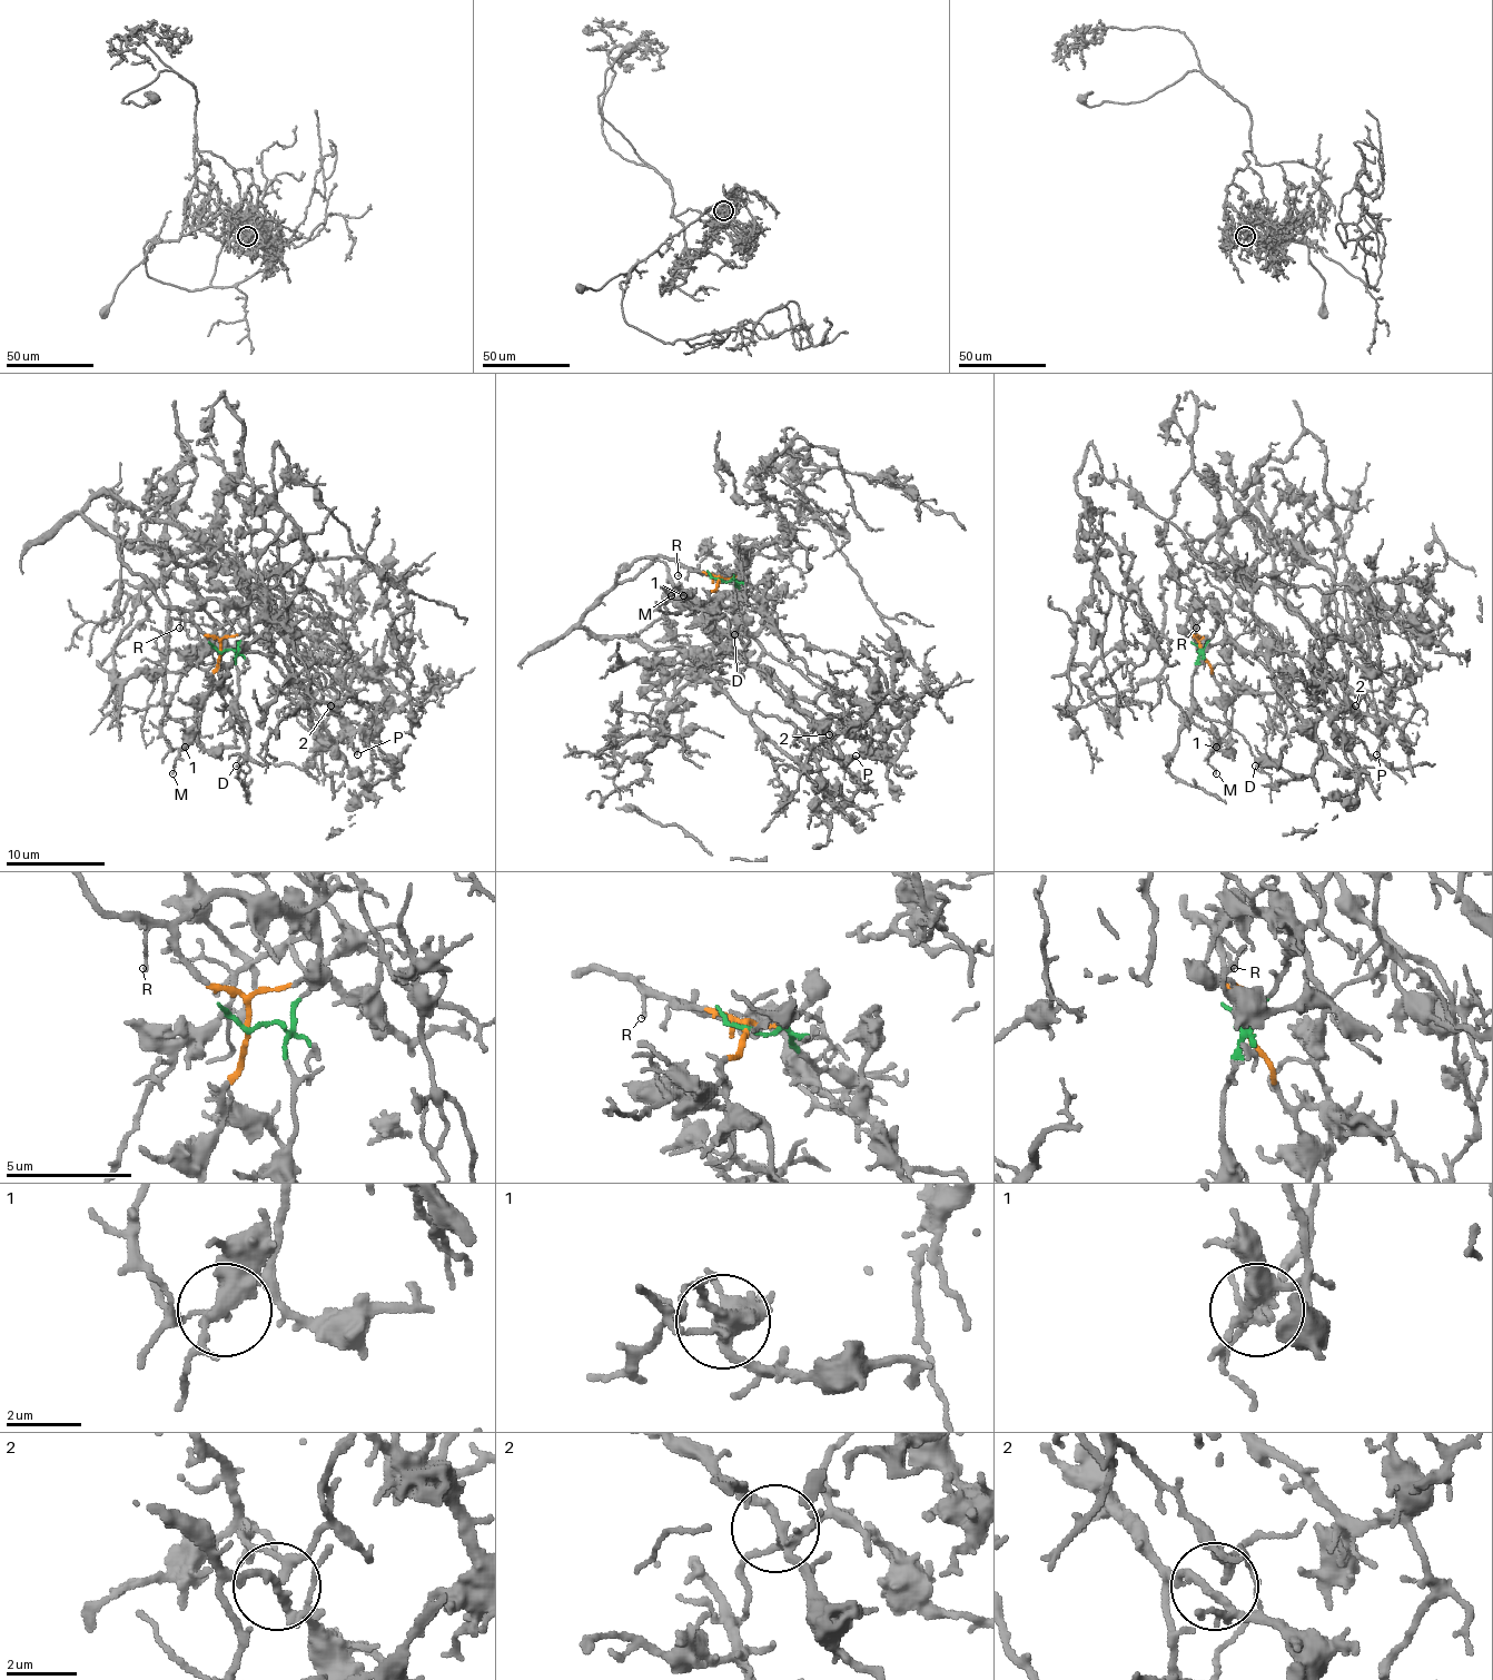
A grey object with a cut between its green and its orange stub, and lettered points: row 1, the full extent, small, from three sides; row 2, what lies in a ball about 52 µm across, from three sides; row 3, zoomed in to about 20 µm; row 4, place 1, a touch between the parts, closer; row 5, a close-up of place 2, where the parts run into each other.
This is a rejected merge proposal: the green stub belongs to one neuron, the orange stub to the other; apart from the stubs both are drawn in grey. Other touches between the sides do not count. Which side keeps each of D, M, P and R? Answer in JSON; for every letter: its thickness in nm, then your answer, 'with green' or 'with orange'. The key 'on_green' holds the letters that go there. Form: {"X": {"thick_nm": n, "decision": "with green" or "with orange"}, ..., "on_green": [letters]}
{"D": {"thick_nm": 130, "decision": "with green"}, "M": {"thick_nm": 140, "decision": "with orange"}, "P": {"thick_nm": 200, "decision": "with orange"}, "R": {"thick_nm": 150, "decision": "with orange"}, "on_green": ["D"]}

